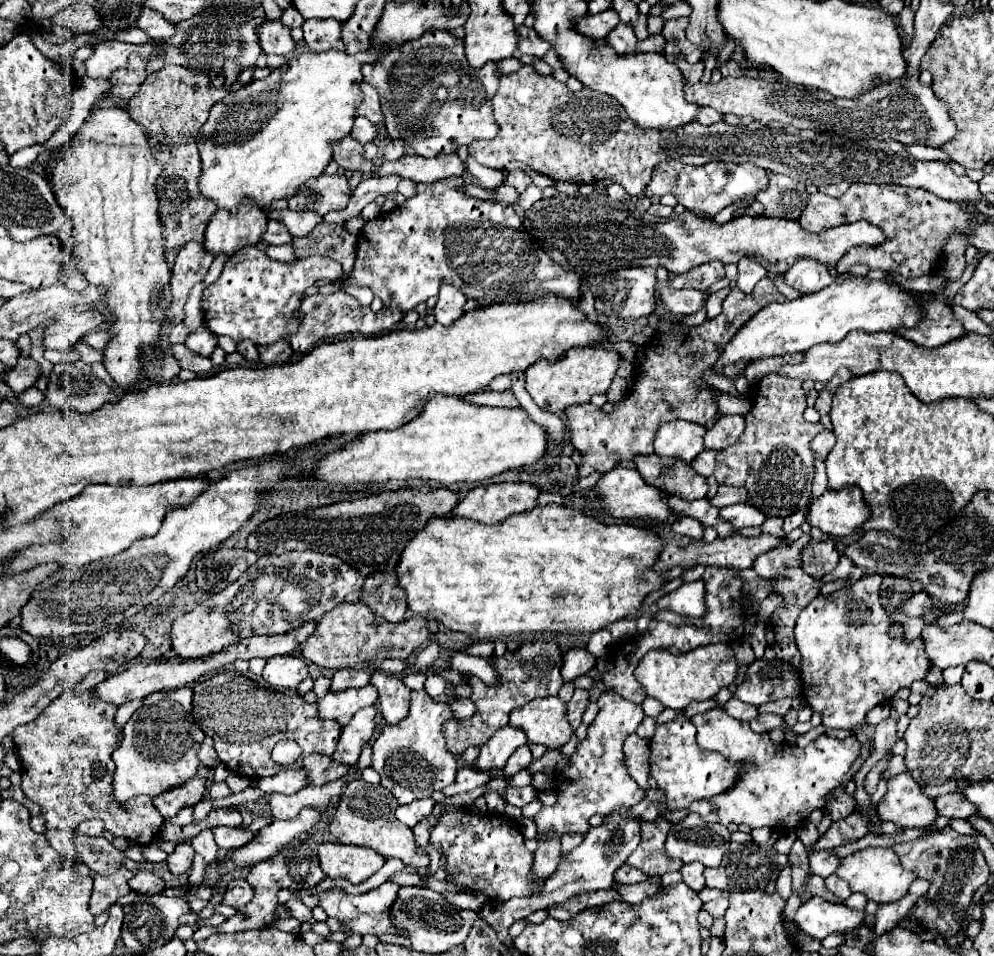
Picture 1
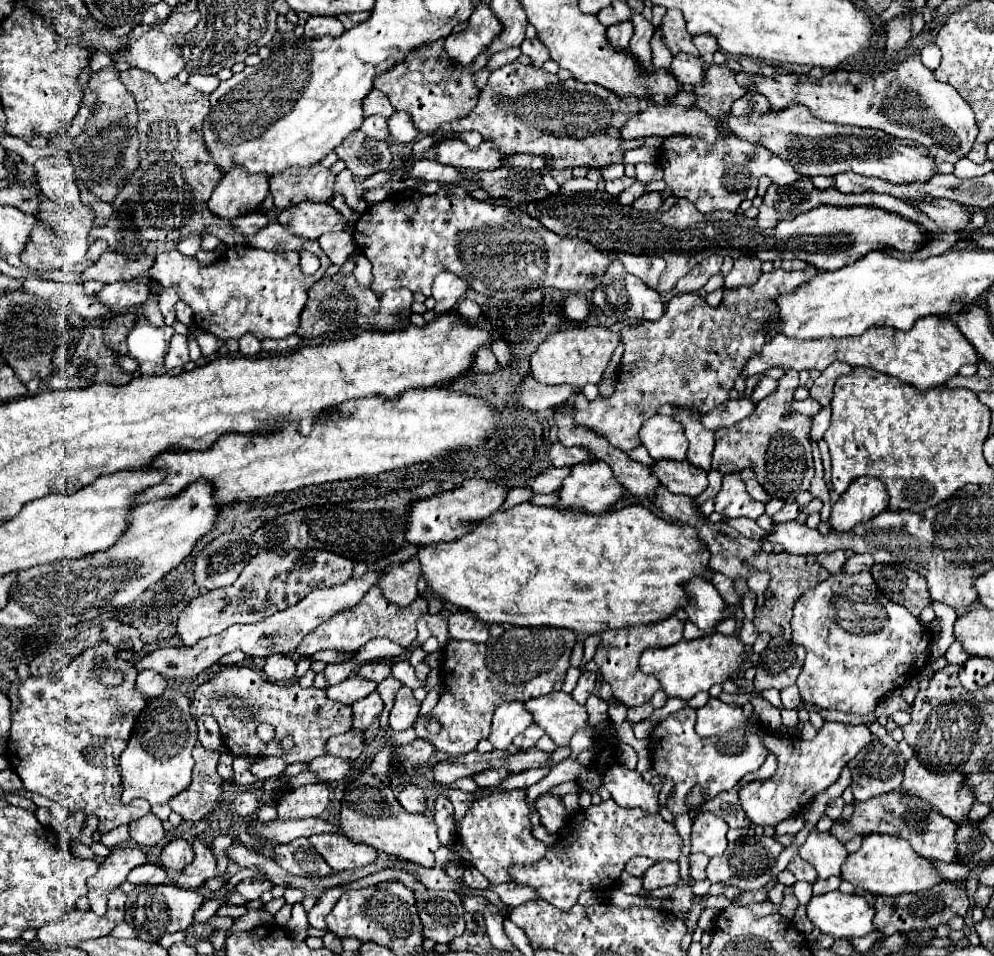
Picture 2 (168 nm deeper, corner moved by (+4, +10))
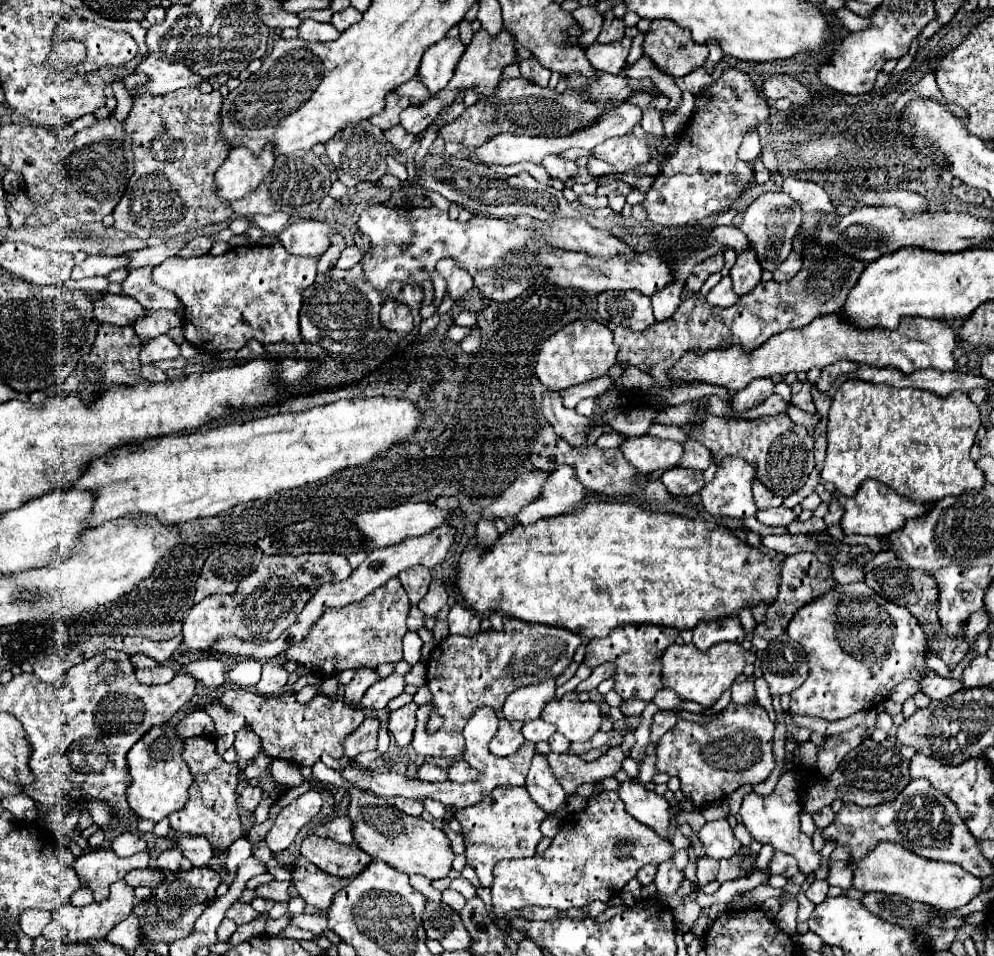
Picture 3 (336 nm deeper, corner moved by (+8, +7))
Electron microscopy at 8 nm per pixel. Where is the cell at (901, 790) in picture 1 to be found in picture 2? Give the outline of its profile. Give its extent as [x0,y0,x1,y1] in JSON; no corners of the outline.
[901,756,975,824]

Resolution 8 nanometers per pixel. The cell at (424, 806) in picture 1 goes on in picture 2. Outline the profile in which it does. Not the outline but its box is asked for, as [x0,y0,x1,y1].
[397,784,427,814]

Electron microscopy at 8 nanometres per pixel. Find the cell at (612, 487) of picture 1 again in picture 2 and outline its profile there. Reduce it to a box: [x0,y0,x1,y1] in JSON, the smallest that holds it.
[555,462,627,512]

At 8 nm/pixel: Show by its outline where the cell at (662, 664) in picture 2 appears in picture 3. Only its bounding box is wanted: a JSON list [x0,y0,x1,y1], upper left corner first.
[661,643,755,707]

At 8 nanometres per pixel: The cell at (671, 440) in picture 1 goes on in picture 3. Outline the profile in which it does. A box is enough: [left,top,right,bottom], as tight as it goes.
[621,435,683,475]

